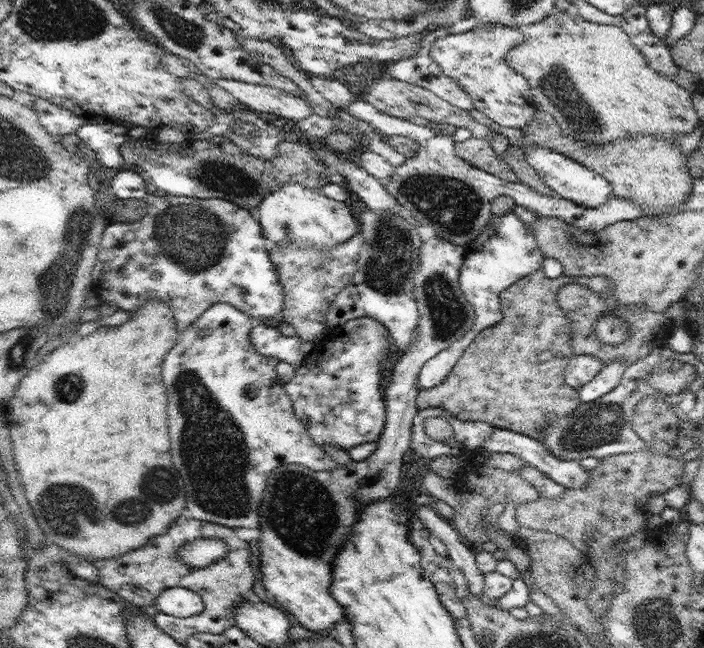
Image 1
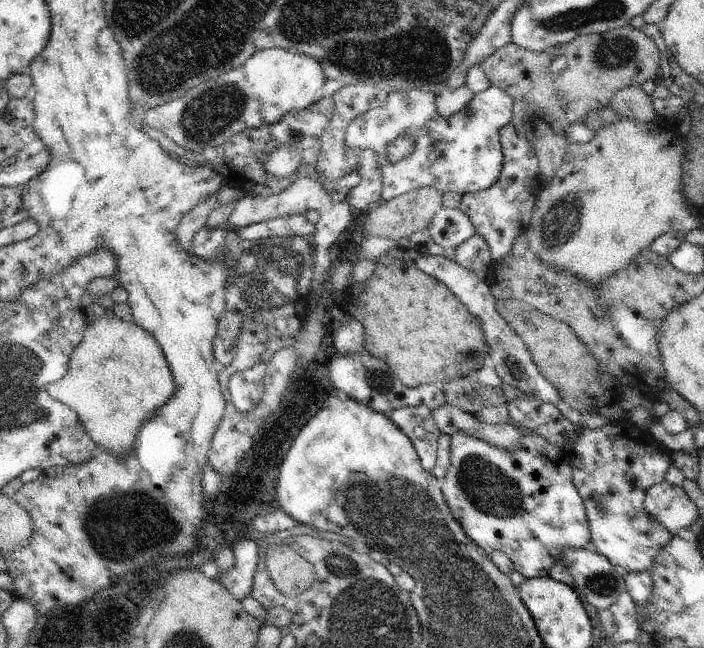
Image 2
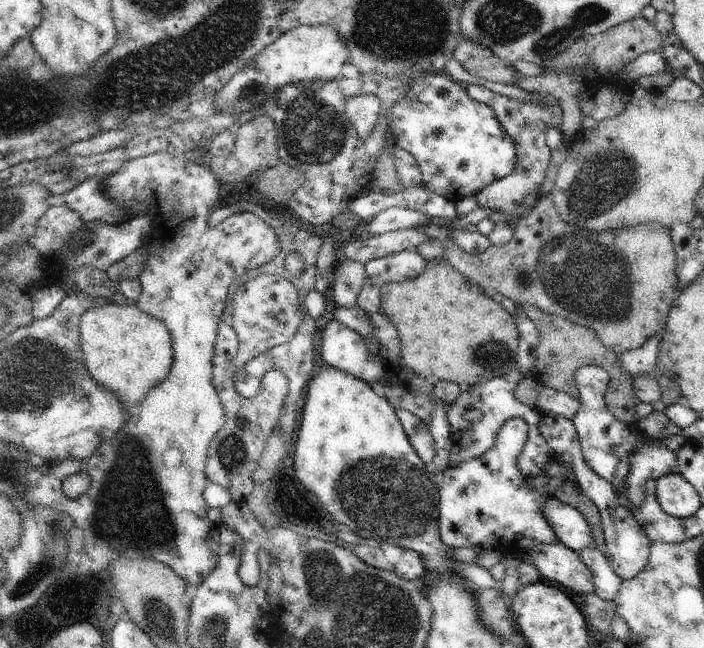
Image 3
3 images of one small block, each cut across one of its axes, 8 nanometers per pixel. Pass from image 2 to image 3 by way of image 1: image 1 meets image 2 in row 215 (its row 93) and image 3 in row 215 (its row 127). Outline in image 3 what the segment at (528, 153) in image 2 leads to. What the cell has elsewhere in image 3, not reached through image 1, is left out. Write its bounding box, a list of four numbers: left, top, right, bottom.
[464,84,563,226]

